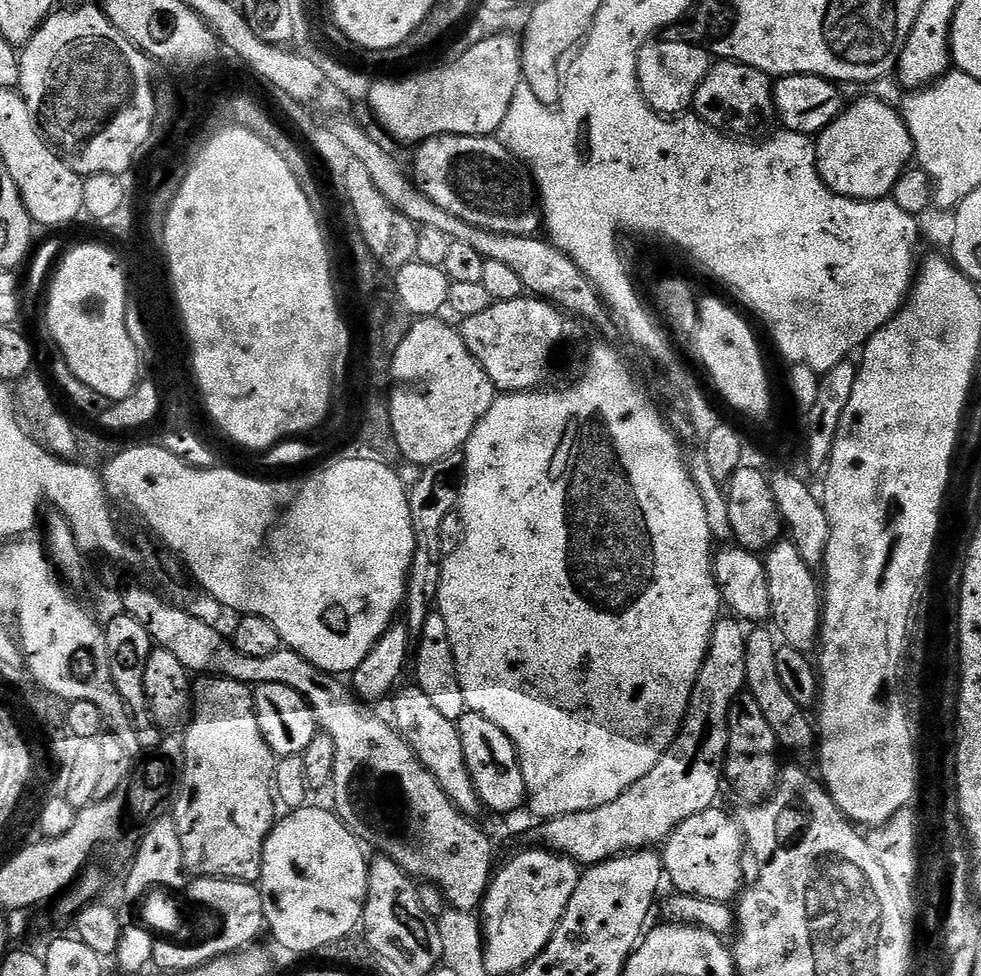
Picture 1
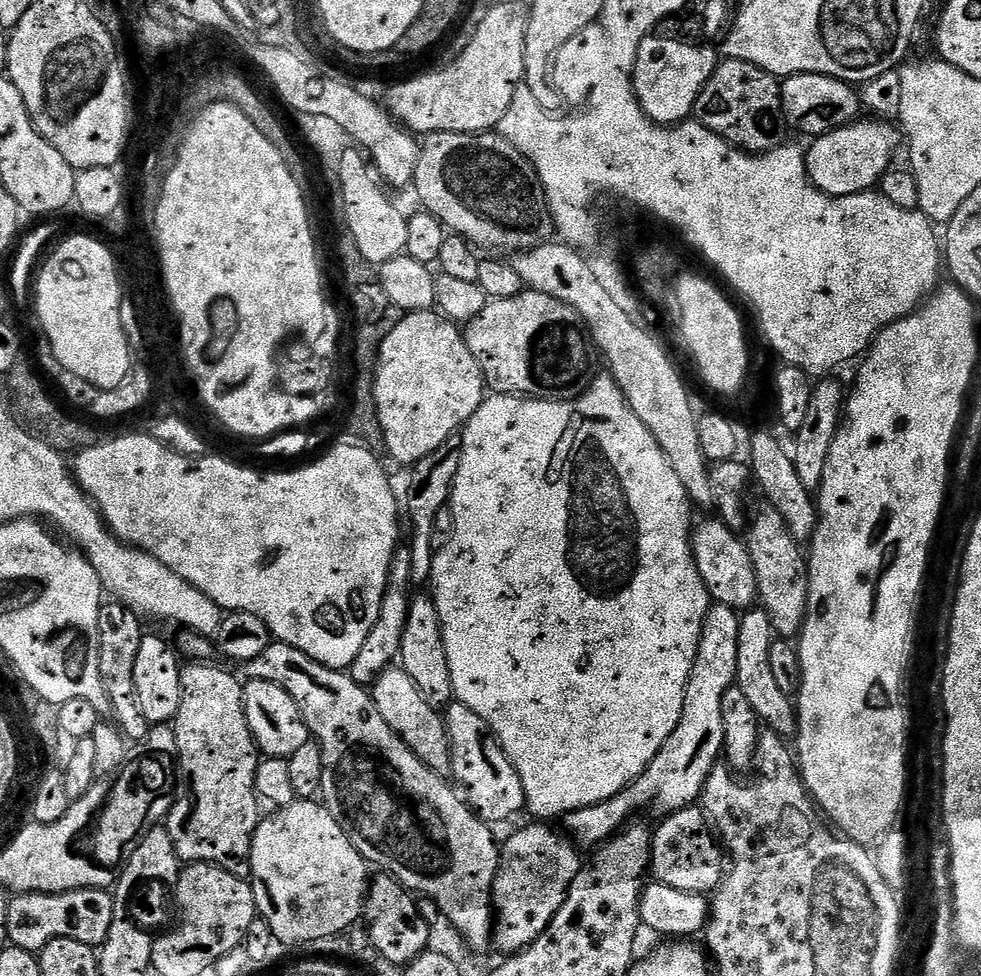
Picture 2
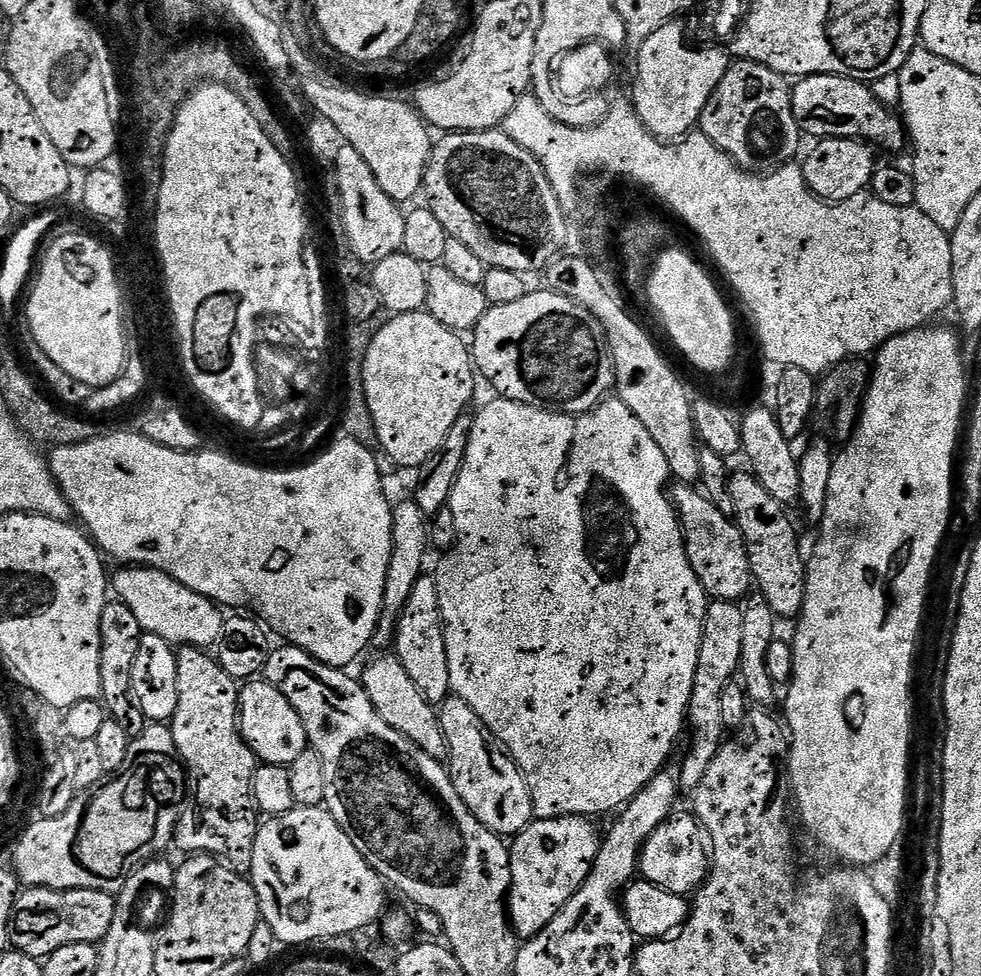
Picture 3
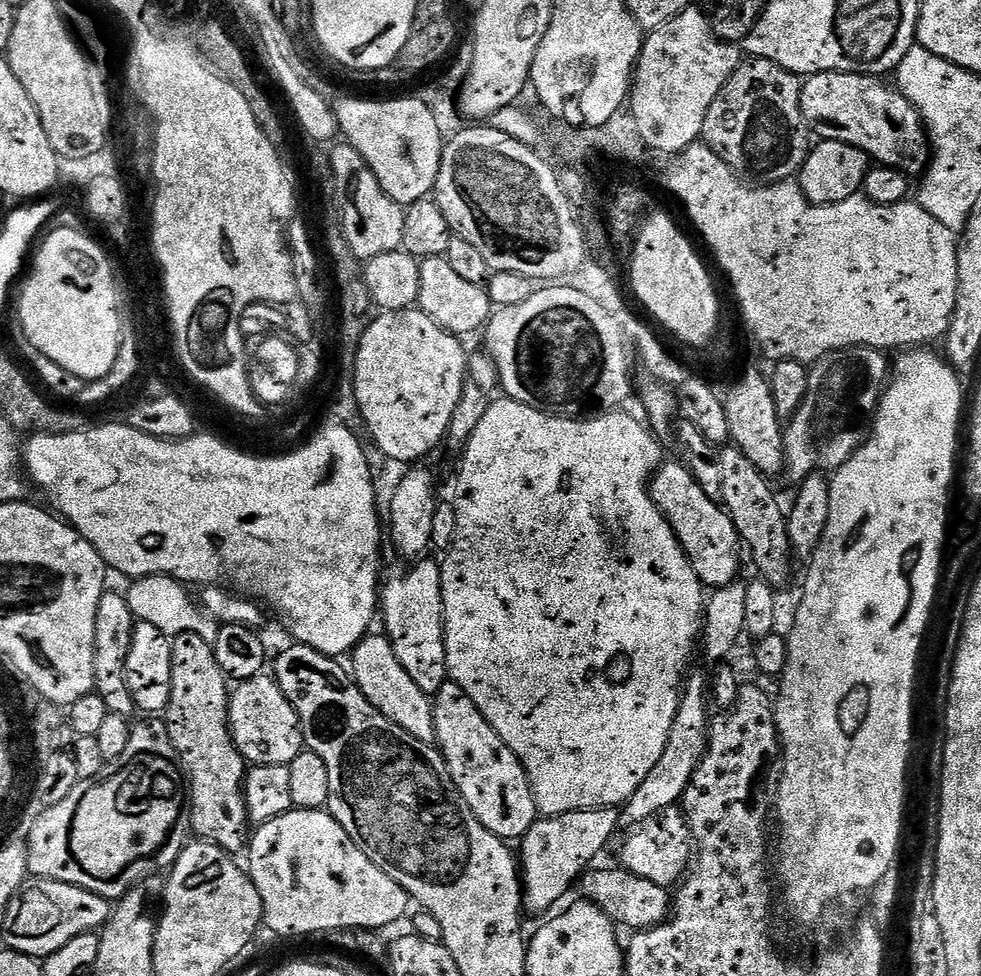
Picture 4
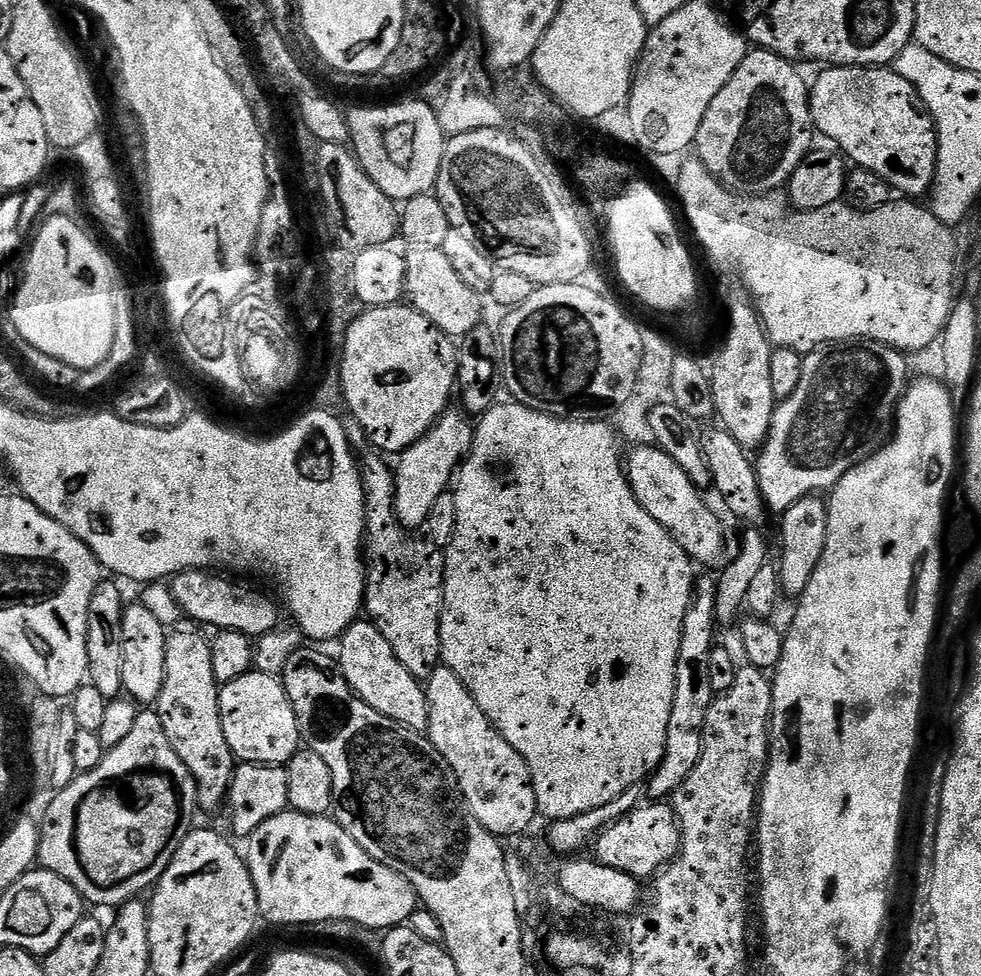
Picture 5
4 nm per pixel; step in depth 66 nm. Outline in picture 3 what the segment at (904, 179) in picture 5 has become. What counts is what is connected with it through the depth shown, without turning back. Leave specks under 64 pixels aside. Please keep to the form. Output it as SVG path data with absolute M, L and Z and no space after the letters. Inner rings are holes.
M805 76L792 84L792 109L801 133L815 138L862 140L873 146L881 144L896 152L906 144L904 121L871 92L862 80L845 76Z

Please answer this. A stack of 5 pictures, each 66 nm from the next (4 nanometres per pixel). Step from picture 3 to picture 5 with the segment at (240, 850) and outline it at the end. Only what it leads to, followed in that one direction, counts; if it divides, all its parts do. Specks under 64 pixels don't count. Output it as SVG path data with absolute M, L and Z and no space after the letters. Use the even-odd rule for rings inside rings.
M175 632L168 637L166 682L158 701L158 715L164 733L196 780L199 807L216 808L219 804L221 807L232 787L232 773L236 771L238 761L222 730L221 685L214 674L212 645L209 637L200 632Z

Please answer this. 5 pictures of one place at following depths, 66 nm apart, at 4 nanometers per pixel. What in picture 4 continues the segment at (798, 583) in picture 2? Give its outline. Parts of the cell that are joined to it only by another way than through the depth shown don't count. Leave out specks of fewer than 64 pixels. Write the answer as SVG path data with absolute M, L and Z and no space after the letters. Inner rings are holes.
M728 446L719 453L718 465L721 476L721 492L719 499L728 516L734 522L741 541L752 551L752 560L761 577L773 586L781 586L788 580L792 572L794 553L790 534L788 533L788 517L785 509L780 509L776 496L772 493L769 477L761 474L735 446Z

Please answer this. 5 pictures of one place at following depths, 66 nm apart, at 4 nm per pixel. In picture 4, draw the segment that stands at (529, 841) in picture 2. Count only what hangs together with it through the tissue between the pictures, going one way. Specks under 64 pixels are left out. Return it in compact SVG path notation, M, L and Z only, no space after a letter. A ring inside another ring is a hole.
M590 808L587 812L567 812L561 816L537 819L519 841L518 864L522 869L522 904L532 912L551 913L556 903L567 894L589 869L592 859L608 844L608 839L622 824L622 812L615 808Z

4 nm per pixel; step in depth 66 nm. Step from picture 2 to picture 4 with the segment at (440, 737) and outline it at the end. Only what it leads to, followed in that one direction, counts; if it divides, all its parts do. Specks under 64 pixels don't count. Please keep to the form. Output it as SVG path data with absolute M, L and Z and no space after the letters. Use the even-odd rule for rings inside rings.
M369 634L352 649L350 653L350 671L356 685L366 694L368 701L390 722L402 726L410 734L414 734L422 742L436 744L436 718L432 713L434 704L429 693L418 690L414 686L414 678L406 674L402 662L398 662L398 654L394 654L392 641L387 635Z

